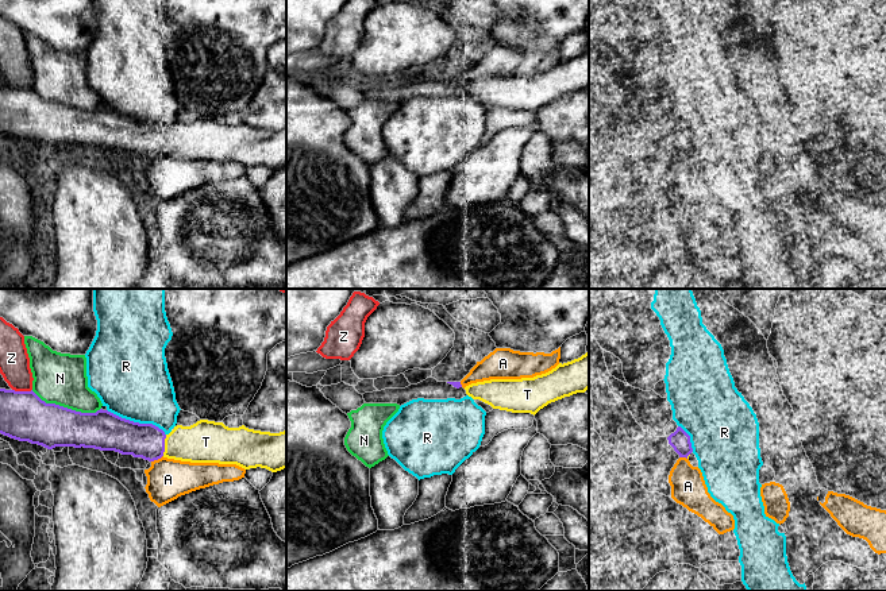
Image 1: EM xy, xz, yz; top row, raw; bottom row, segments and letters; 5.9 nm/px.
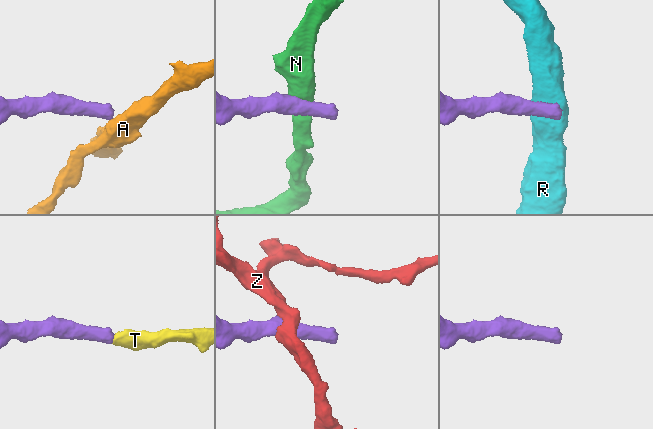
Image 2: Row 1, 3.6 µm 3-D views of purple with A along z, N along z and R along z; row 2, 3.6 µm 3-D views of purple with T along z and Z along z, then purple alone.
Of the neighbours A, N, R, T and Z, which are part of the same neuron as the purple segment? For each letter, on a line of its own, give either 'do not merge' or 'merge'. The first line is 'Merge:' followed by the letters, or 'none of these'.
Merge: T
A: do not merge
N: do not merge
R: do not merge
T: merge
Z: do not merge

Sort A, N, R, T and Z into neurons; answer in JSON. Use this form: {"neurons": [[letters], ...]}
{"neurons": [["A"], ["N"], ["R"], ["T"], ["Z"]]}

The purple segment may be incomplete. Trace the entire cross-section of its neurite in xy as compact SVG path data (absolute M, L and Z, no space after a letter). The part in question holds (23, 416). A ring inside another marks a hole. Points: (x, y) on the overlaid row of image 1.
M0 389L0 433L19 441L55 447L95 448L132 455L149 461L163 457L190 463L236 464L244 470L266 468L271 472L286 468L286 430L280 433L228 428L223 422L200 420L190 426L177 425L166 434L153 424L139 424L108 410L81 413L55 403L46 403L32 390Z

